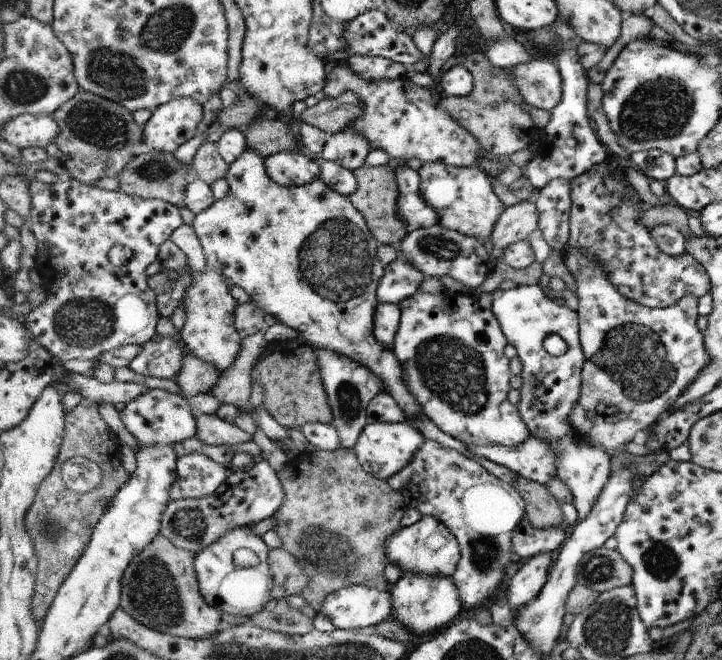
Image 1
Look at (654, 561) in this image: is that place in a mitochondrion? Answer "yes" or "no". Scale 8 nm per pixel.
yes

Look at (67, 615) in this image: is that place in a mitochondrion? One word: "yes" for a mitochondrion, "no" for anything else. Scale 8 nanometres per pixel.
no

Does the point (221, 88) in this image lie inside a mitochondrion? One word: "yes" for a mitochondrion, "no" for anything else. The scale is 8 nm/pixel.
no

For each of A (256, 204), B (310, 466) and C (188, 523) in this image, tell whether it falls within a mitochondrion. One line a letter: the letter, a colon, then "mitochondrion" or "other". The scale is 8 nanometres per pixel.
A: other
B: other
C: mitochondrion

